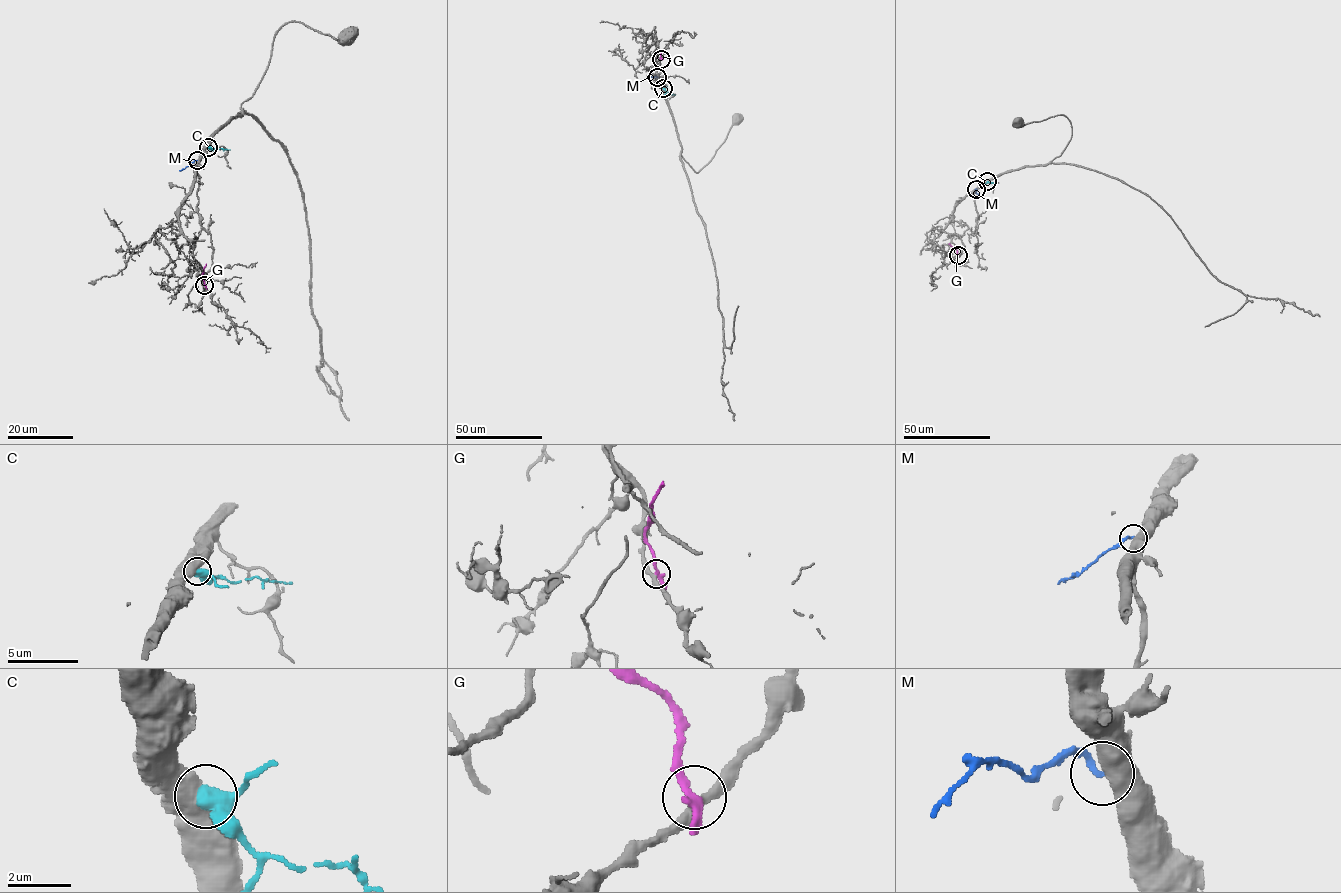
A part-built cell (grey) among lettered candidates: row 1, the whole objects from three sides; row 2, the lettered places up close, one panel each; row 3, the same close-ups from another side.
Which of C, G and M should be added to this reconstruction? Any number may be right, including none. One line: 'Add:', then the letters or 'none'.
Add: none

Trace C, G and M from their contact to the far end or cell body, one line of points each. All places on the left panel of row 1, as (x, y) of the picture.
C: (208, 147), (230, 150)
G: (204, 285), (202, 276), (206, 264)
M: (196, 160), (179, 171)

